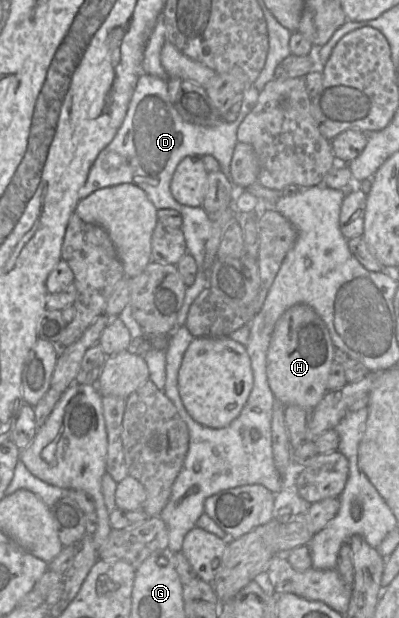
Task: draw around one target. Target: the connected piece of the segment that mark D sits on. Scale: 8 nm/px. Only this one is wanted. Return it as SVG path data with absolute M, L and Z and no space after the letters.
M140 74L134 93L128 105L124 121L113 140L99 153L91 166L86 182L79 191L79 199L84 199L94 191L101 188L129 183L142 189L157 210L174 209L181 214L181 230L185 238L187 253L194 258L197 265L197 275L195 281L190 287L187 287L182 307L178 313L176 327L181 327L185 326L190 306L199 294L207 287L206 271L204 270L203 264L205 257L205 245L211 231L211 221L208 213L201 206L190 207L180 204L174 199L170 190L171 180L178 164L185 157L202 157L204 155L213 156L219 162L221 168L220 171L222 171L222 173L229 179L231 160L234 148L238 142L237 130L242 121L226 122L220 120L218 124L213 126L202 126L186 122L180 116L175 108L175 105L169 99L167 81L168 80L162 80L159 77L150 74Z

